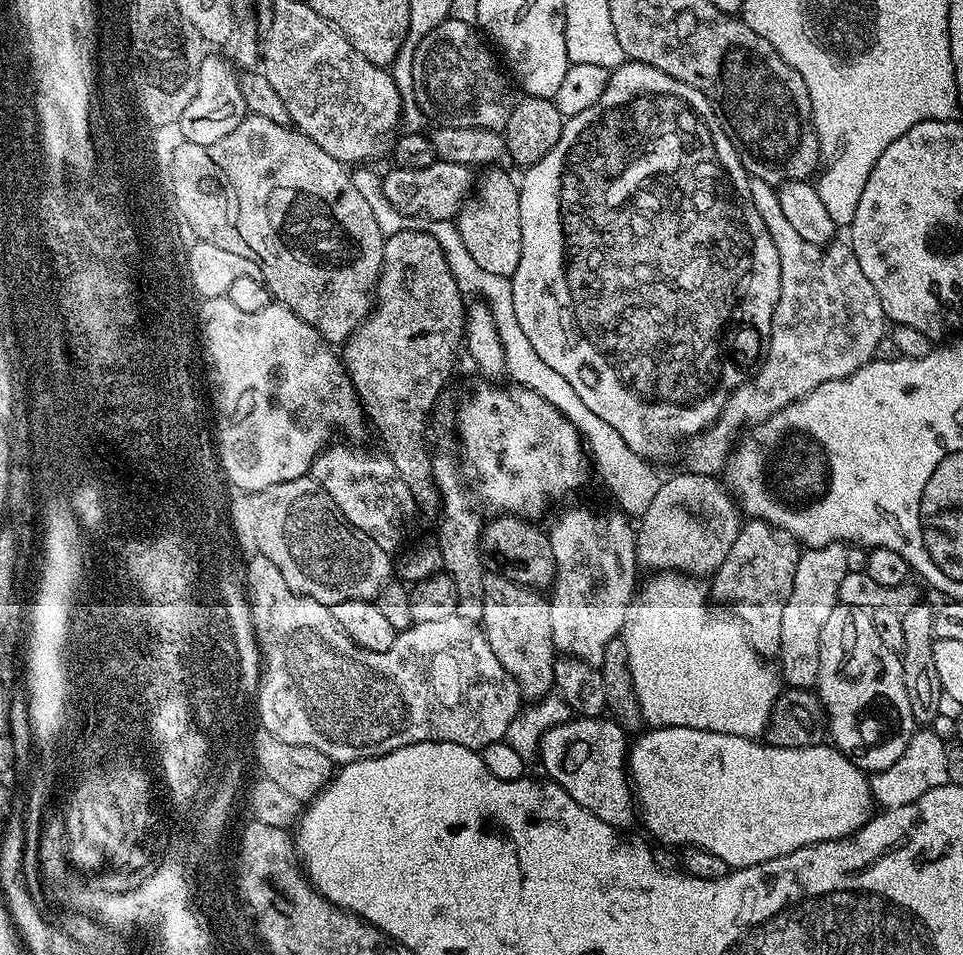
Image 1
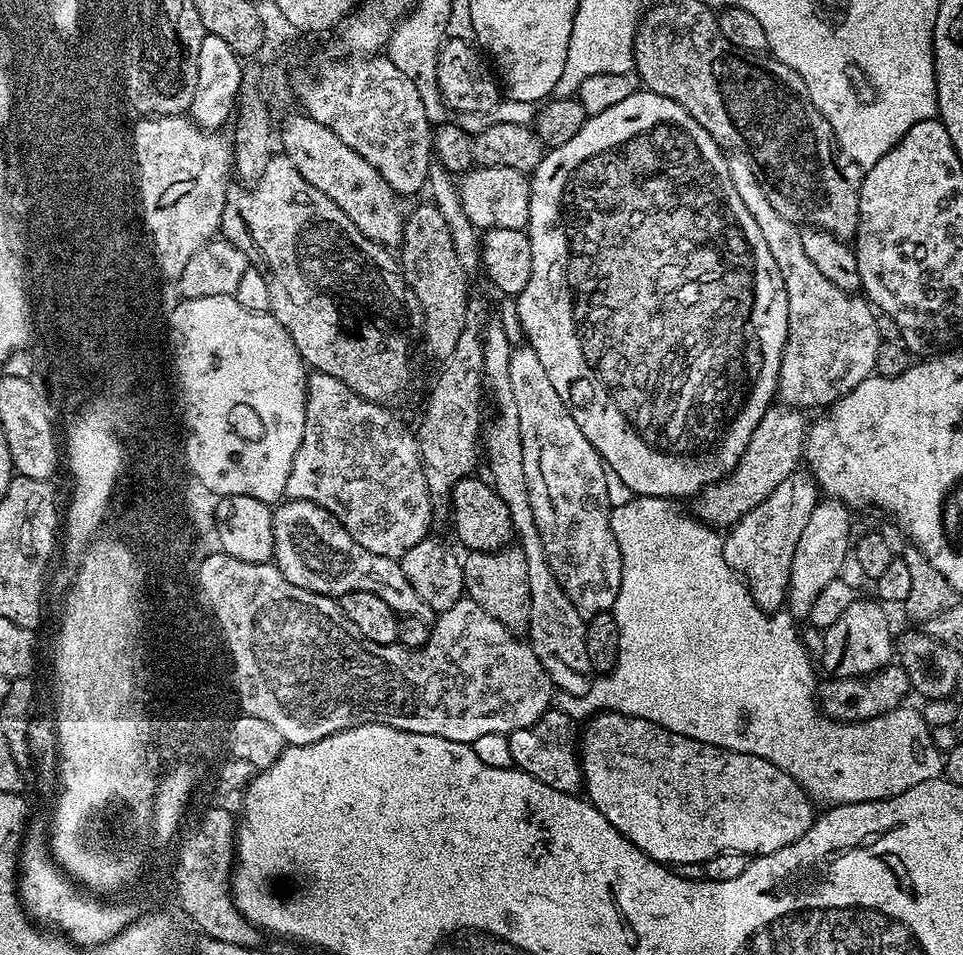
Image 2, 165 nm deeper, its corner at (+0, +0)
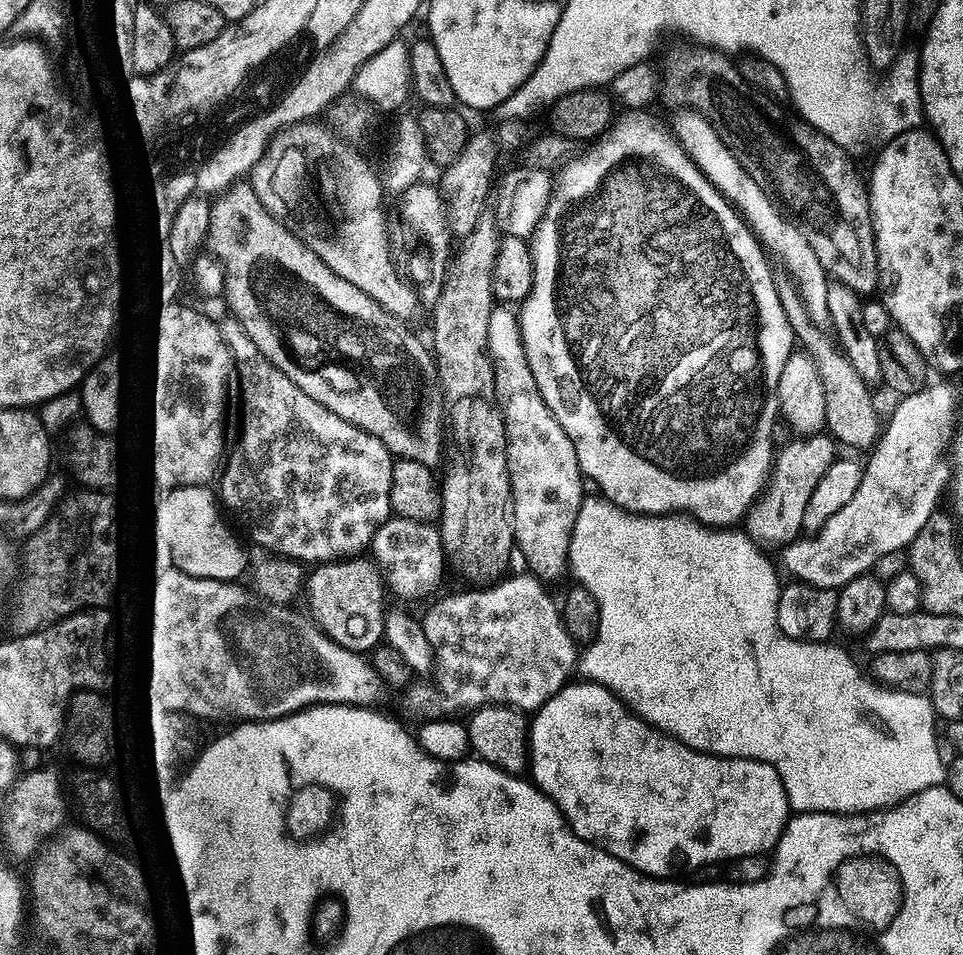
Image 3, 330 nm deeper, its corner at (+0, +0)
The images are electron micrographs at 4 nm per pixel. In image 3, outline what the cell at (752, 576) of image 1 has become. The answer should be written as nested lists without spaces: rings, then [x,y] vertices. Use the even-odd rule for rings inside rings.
[[[817,434],[807,438],[796,438],[793,444],[788,444],[781,452],[779,449],[775,453],[770,479],[762,495],[746,513],[746,531],[756,545],[765,549],[783,549],[801,535],[806,502],[810,502],[810,494],[814,494],[814,488],[818,486],[822,476],[838,459],[836,449],[838,444],[832,436]]]

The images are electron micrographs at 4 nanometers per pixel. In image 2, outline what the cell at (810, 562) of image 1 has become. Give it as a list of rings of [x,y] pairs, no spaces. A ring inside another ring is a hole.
[[[821,499],[810,514],[810,522],[806,522],[802,530],[802,538],[798,538],[798,546],[794,550],[792,573],[788,583],[786,608],[793,617],[807,618],[810,606],[814,606],[814,598],[830,586],[830,582],[841,579],[844,563],[850,560],[850,536],[853,513],[840,500]]]

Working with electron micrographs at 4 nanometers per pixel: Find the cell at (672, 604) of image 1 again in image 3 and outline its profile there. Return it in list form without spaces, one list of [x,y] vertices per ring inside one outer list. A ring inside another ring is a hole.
[[[588,498],[588,499],[585,499],[585,502],[584,502],[584,505],[583,505],[583,506],[582,506],[582,507],[581,507],[581,508],[580,508],[580,513],[578,513],[578,515],[576,515],[576,529],[575,529],[575,531],[574,531],[574,532],[573,532],[573,540],[572,540],[572,550],[571,550],[571,553],[570,553],[570,568],[571,568],[571,571],[573,571],[573,570],[574,570],[574,571],[576,571],[576,572],[577,572],[577,574],[578,574],[578,575],[580,575],[580,580],[579,580],[579,583],[580,583],[580,584],[581,584],[581,585],[582,585],[582,587],[583,587],[583,588],[585,588],[585,589],[586,589],[586,591],[587,591],[587,592],[588,592],[588,593],[589,593],[589,594],[591,594],[591,596],[593,596],[593,597],[594,597],[594,598],[595,598],[595,600],[596,600],[596,602],[597,602],[597,605],[598,605],[598,633],[597,633],[597,636],[596,636],[596,637],[595,637],[595,639],[593,639],[593,640],[592,640],[592,641],[591,641],[591,643],[592,643],[592,642],[593,642],[593,644],[592,644],[592,645],[590,645],[590,646],[589,646],[589,648],[588,648],[588,649],[586,649],[586,650],[585,650],[585,652],[584,652],[584,649],[583,649],[583,652],[582,652],[582,657],[581,657],[581,658],[580,658],[580,659],[579,659],[579,662],[578,662],[578,672],[581,672],[581,674],[582,674],[582,675],[584,675],[584,676],[581,676],[581,677],[583,677],[583,679],[584,679],[584,680],[585,680],[585,681],[588,681],[588,682],[591,682],[591,683],[593,683],[593,684],[601,684],[601,685],[603,685],[603,687],[604,687],[604,688],[608,688],[608,689],[609,689],[609,690],[611,690],[611,692],[613,692],[613,693],[615,693],[615,695],[616,695],[616,696],[617,696],[617,697],[618,697],[618,698],[619,698],[619,700],[623,700],[623,701],[624,701],[624,703],[625,703],[625,705],[627,705],[627,707],[628,707],[628,708],[629,708],[629,709],[631,709],[631,711],[633,711],[633,712],[635,712],[635,713],[636,713],[636,715],[637,715],[637,716],[639,716],[639,717],[640,717],[640,719],[641,719],[641,720],[645,720],[645,722],[646,722],[646,723],[648,723],[648,724],[650,724],[650,725],[652,725],[652,727],[654,727],[654,728],[657,728],[657,730],[659,730],[659,731],[660,731],[660,732],[666,732],[666,733],[668,733],[668,735],[670,735],[670,736],[675,736],[675,737],[676,737],[676,739],[678,739],[678,740],[681,740],[681,742],[682,742],[682,743],[684,743],[684,744],[685,744],[685,745],[686,745],[686,746],[690,746],[690,747],[691,747],[691,748],[697,748],[697,750],[699,750],[699,752],[711,752],[711,753],[712,753],[712,755],[713,755],[713,756],[737,756],[737,757],[738,757],[738,758],[746,758],[746,759],[747,759],[747,760],[757,760],[757,761],[758,761],[758,762],[766,762],[766,763],[767,763],[767,764],[769,764],[769,765],[770,765],[770,766],[774,766],[774,767],[775,767],[775,768],[776,768],[776,769],[777,769],[777,770],[778,770],[778,778],[782,778],[782,786],[783,786],[783,787],[784,787],[784,789],[785,789],[785,790],[786,790],[786,798],[787,798],[787,799],[788,799],[788,806],[789,806],[789,809],[791,809],[791,811],[792,811],[792,812],[793,812],[793,813],[796,813],[796,814],[799,814],[799,813],[801,813],[801,812],[842,812],[842,813],[845,813],[845,814],[847,814],[847,813],[850,813],[850,812],[874,812],[874,811],[876,811],[876,809],[878,809],[878,808],[891,808],[891,807],[892,807],[892,805],[894,805],[894,804],[900,804],[900,803],[901,803],[901,802],[903,802],[903,801],[904,801],[904,800],[905,800],[905,798],[906,798],[906,797],[908,797],[908,796],[913,796],[913,795],[914,795],[914,794],[918,794],[918,793],[919,793],[919,792],[921,792],[921,791],[922,791],[922,790],[926,790],[926,789],[927,789],[927,788],[938,788],[938,787],[941,787],[941,785],[943,785],[943,784],[944,784],[944,783],[945,783],[945,780],[946,780],[946,760],[945,760],[945,757],[943,757],[943,758],[942,758],[942,757],[940,757],[940,744],[939,744],[939,742],[938,742],[938,741],[936,741],[936,723],[938,723],[938,717],[937,717],[937,715],[936,715],[936,710],[935,710],[935,708],[933,708],[933,707],[932,707],[932,702],[931,702],[931,699],[929,699],[929,697],[928,697],[928,696],[927,696],[927,695],[924,695],[924,694],[906,694],[906,693],[905,693],[905,692],[894,692],[894,691],[892,691],[892,690],[891,690],[891,689],[889,689],[889,688],[885,688],[885,687],[883,687],[883,686],[881,686],[881,685],[879,685],[879,684],[877,684],[877,683],[876,683],[876,682],[875,682],[875,681],[874,681],[874,680],[872,680],[872,679],[870,679],[870,678],[869,678],[869,677],[868,677],[868,676],[867,676],[867,675],[864,675],[864,676],[865,676],[865,677],[864,677],[864,676],[860,676],[860,672],[859,672],[859,670],[858,670],[858,669],[856,669],[856,664],[855,664],[855,662],[854,662],[854,661],[852,661],[852,656],[851,656],[851,654],[850,654],[850,653],[848,653],[848,652],[847,652],[847,650],[846,650],[846,649],[844,649],[844,648],[839,648],[839,646],[838,646],[838,645],[836,645],[836,642],[813,642],[813,641],[810,641],[810,640],[795,640],[795,639],[794,639],[794,638],[790,638],[790,637],[789,637],[789,636],[784,636],[784,635],[783,635],[783,633],[781,633],[781,632],[780,632],[780,631],[779,631],[779,630],[777,630],[777,629],[776,629],[776,628],[775,628],[775,627],[774,627],[774,606],[775,606],[775,604],[776,604],[776,603],[777,603],[777,602],[779,602],[779,600],[780,600],[780,594],[781,594],[781,591],[782,591],[782,583],[781,583],[781,584],[780,584],[780,580],[779,580],[779,578],[778,578],[778,577],[776,577],[776,568],[775,568],[775,566],[774,566],[774,565],[772,565],[772,564],[771,564],[771,562],[770,562],[770,561],[768,561],[768,560],[767,560],[767,558],[766,558],[766,557],[764,557],[764,556],[763,556],[763,554],[764,554],[764,555],[765,555],[765,553],[764,553],[764,552],[763,552],[763,551],[761,551],[761,549],[760,549],[760,548],[759,548],[759,547],[758,547],[758,545],[756,545],[756,544],[755,544],[755,542],[753,542],[753,540],[752,540],[752,539],[751,539],[751,538],[749,538],[749,536],[748,536],[748,534],[747,534],[747,531],[744,531],[744,530],[740,530],[740,532],[735,532],[735,531],[736,531],[736,530],[737,530],[737,529],[736,529],[736,528],[735,528],[735,527],[732,527],[732,526],[709,526],[709,525],[707,525],[707,524],[704,524],[704,523],[702,523],[702,521],[700,521],[700,520],[698,520],[698,519],[696,519],[696,517],[694,517],[694,516],[689,516],[689,515],[687,515],[687,514],[645,514],[645,513],[642,513],[642,512],[638,512],[638,511],[635,511],[635,510],[629,510],[629,509],[627,509],[627,508],[621,508],[621,507],[620,507],[620,505],[618,505],[618,504],[613,504],[613,503],[611,503],[611,502],[603,502],[603,503],[604,503],[604,504],[599,504],[599,502],[598,502],[598,501],[596,501],[596,500],[592,500],[592,498]]]

